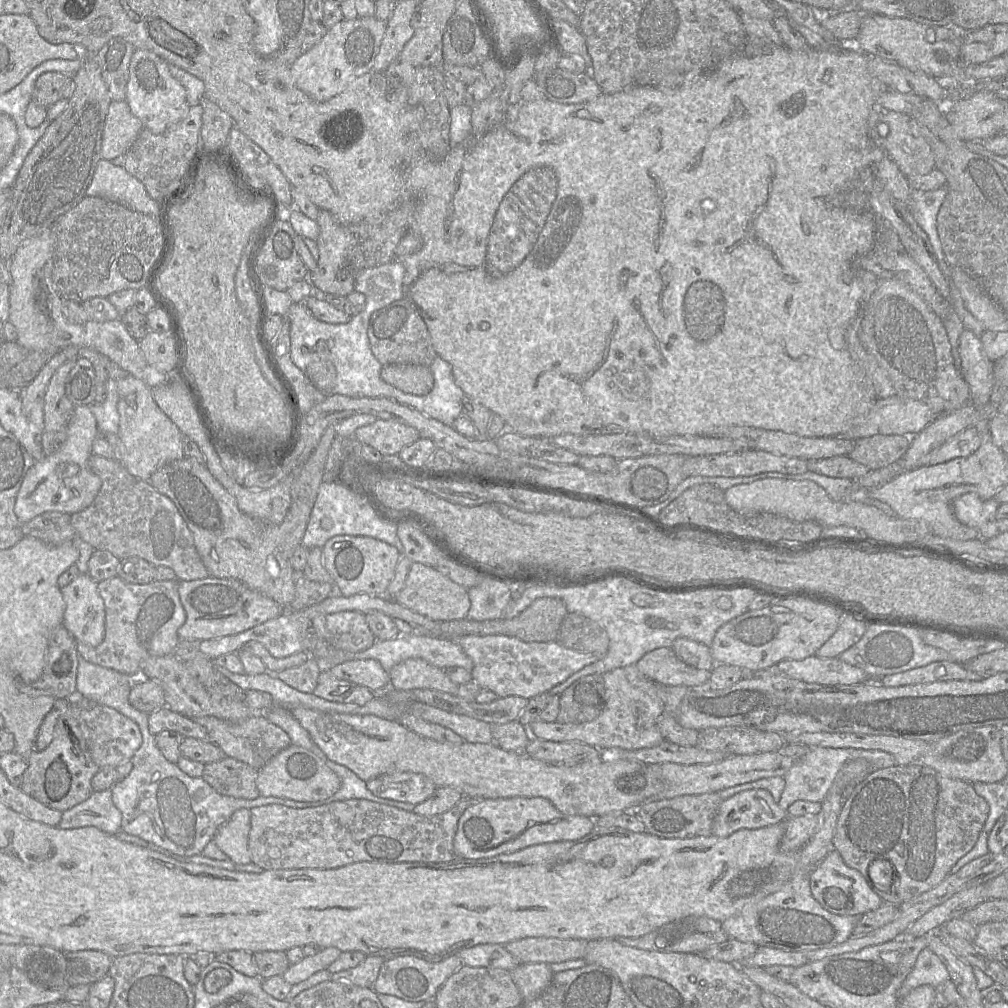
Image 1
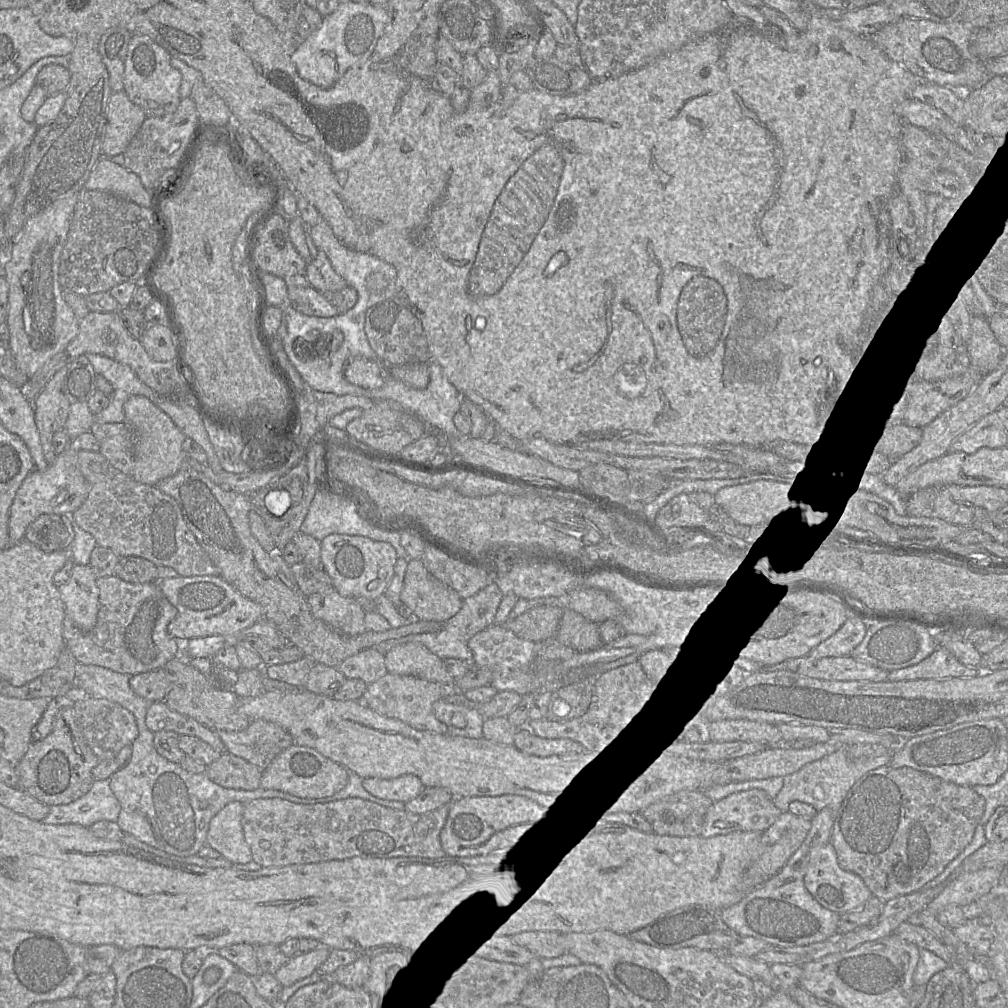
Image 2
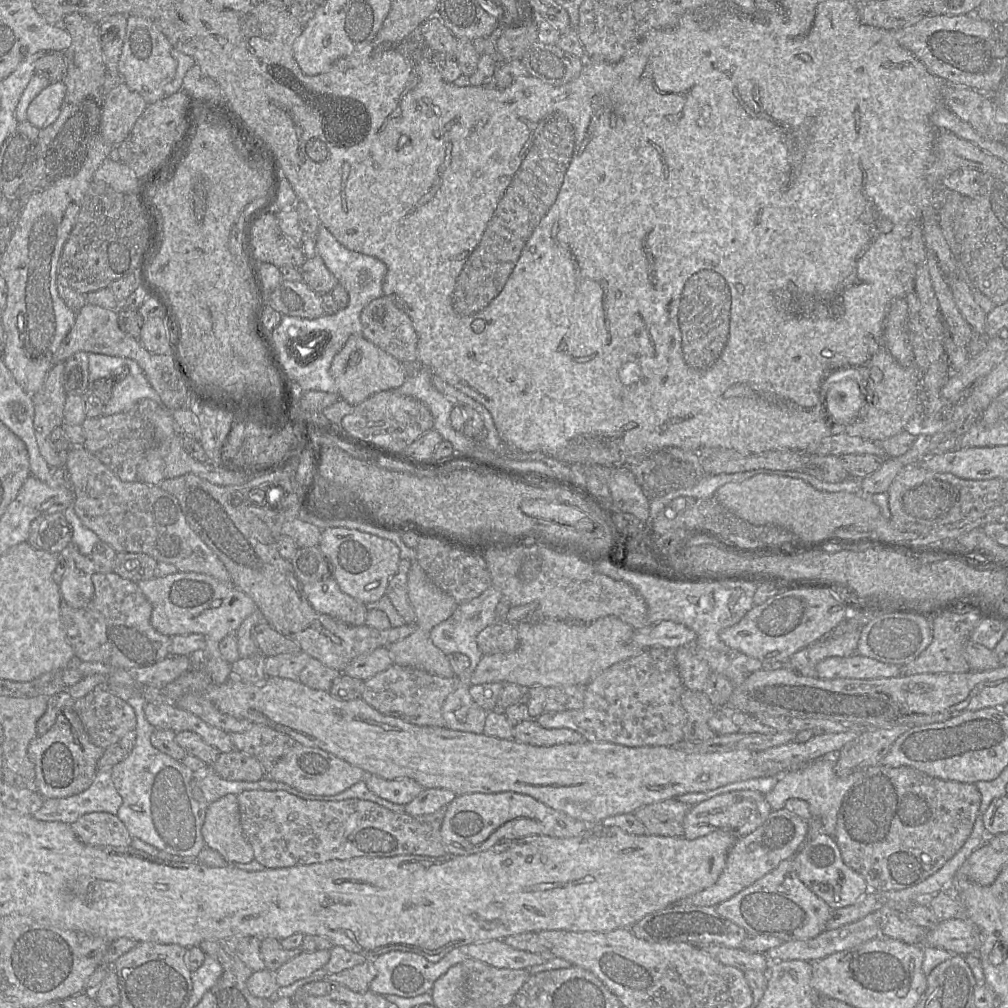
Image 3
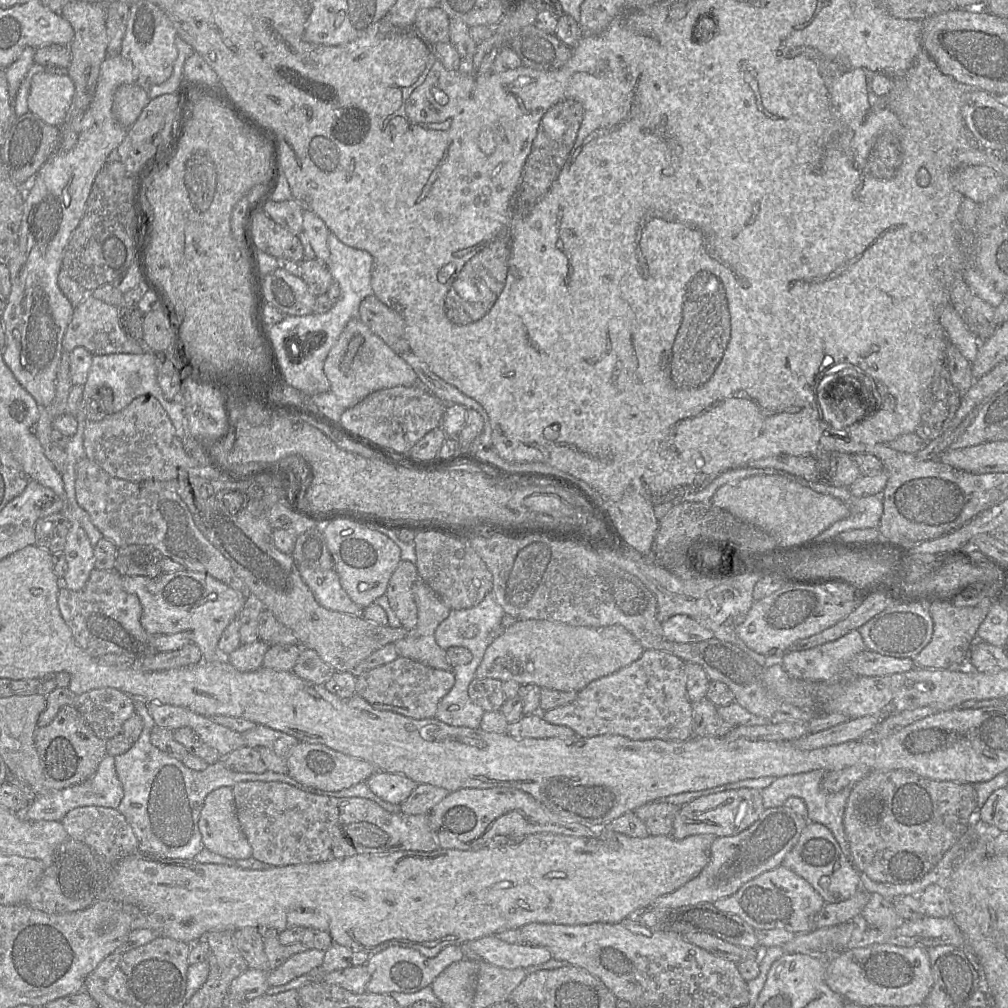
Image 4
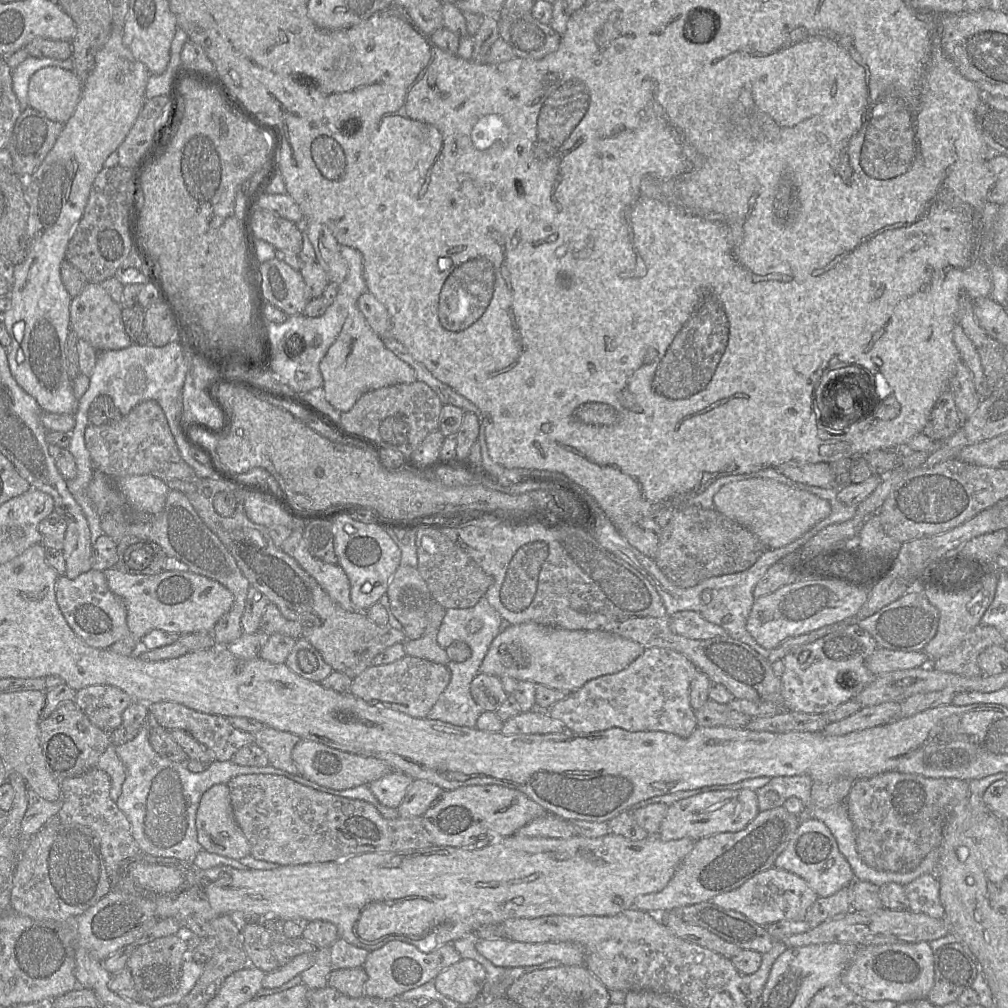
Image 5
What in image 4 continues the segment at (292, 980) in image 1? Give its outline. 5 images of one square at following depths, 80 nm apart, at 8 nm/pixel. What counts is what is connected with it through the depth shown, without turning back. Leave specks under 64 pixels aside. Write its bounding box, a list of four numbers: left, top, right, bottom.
[267,949,325,986]

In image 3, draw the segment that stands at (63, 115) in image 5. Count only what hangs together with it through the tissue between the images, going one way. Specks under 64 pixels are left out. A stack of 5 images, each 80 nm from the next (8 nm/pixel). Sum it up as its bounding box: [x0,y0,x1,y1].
[28,81,65,129]

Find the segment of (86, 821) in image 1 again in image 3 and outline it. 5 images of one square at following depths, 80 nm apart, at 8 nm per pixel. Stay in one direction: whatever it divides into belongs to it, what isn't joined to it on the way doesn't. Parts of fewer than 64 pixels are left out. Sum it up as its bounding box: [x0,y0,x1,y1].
[32,770,122,825]

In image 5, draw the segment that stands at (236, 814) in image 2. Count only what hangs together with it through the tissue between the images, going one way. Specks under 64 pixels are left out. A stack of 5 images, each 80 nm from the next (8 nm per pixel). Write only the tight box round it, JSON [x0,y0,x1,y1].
[196,784,250,860]

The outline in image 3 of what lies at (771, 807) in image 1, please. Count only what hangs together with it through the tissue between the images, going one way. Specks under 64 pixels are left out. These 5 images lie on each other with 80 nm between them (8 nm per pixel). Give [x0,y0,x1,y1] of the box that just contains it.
[683,790,772,840]

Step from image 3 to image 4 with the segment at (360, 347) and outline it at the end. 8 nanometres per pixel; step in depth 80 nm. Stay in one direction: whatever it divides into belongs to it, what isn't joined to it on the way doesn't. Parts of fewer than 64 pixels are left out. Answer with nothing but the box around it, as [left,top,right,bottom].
[323,318,419,409]

